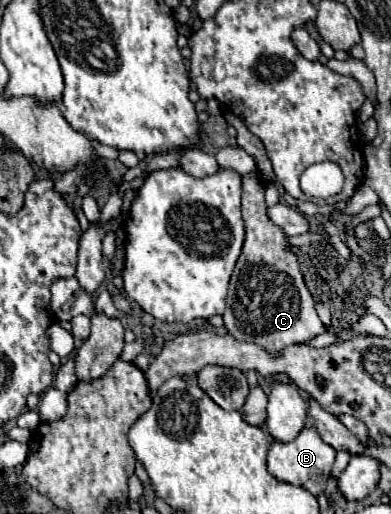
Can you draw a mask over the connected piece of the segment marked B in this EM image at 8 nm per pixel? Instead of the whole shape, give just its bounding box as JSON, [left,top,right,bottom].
[267,428,335,496]

